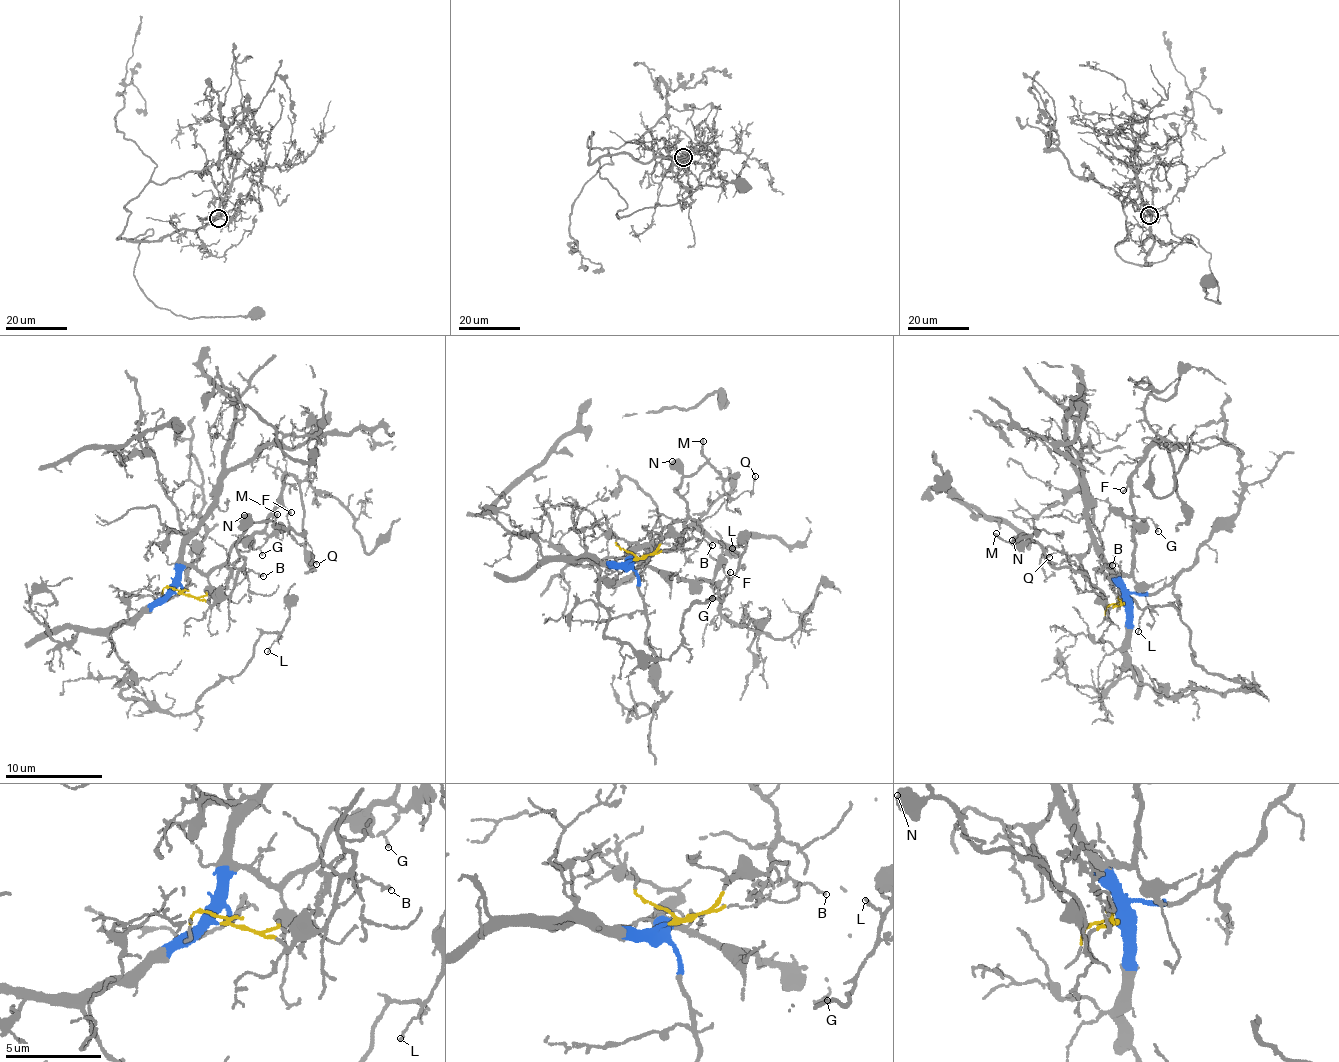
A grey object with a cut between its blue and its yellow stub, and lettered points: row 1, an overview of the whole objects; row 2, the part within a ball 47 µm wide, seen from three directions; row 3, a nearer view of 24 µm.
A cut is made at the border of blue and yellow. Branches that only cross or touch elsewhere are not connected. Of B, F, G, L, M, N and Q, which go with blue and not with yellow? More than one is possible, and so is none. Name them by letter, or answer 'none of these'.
F, G, L

